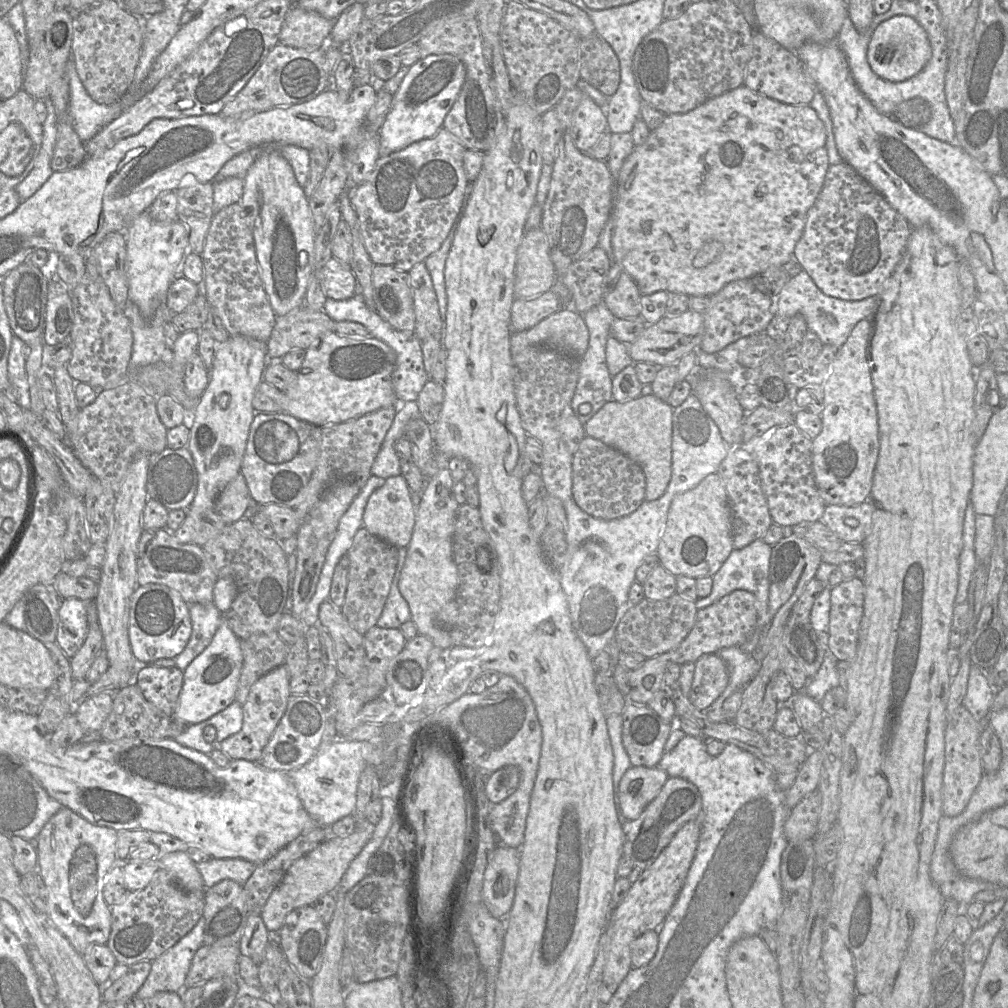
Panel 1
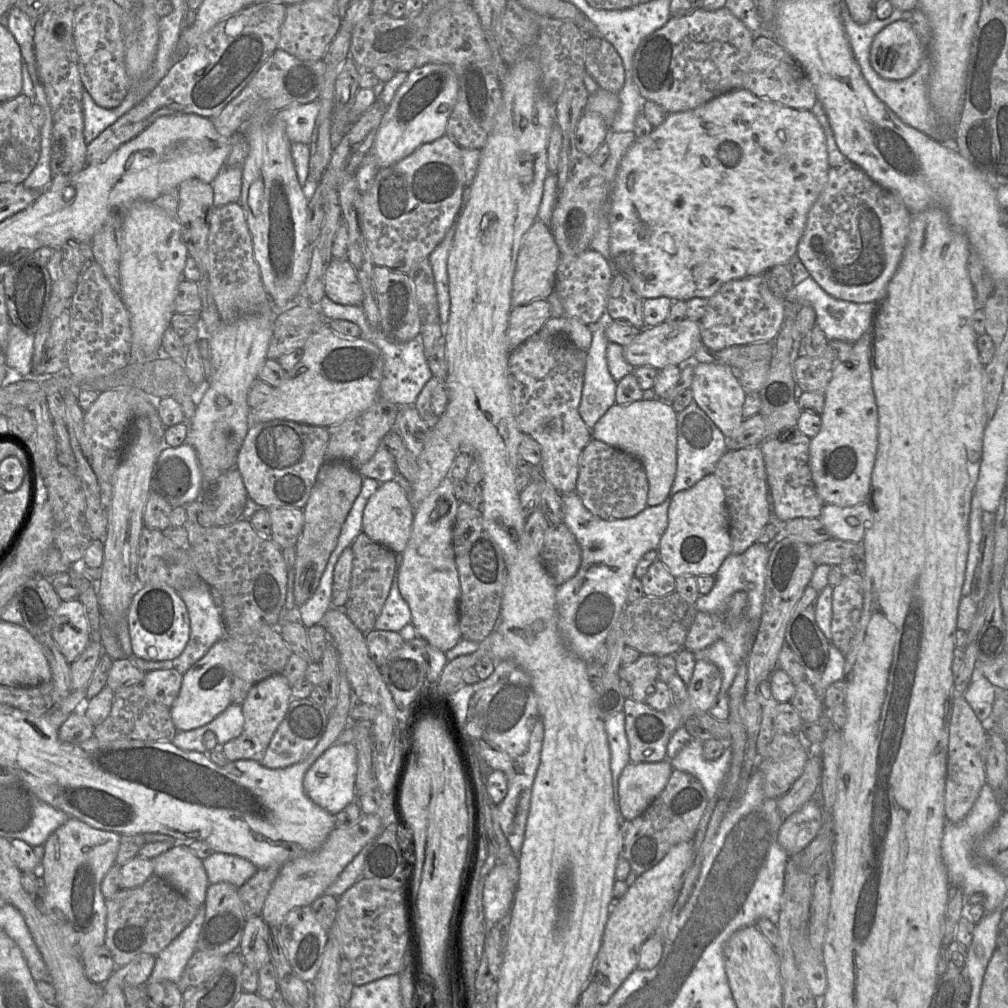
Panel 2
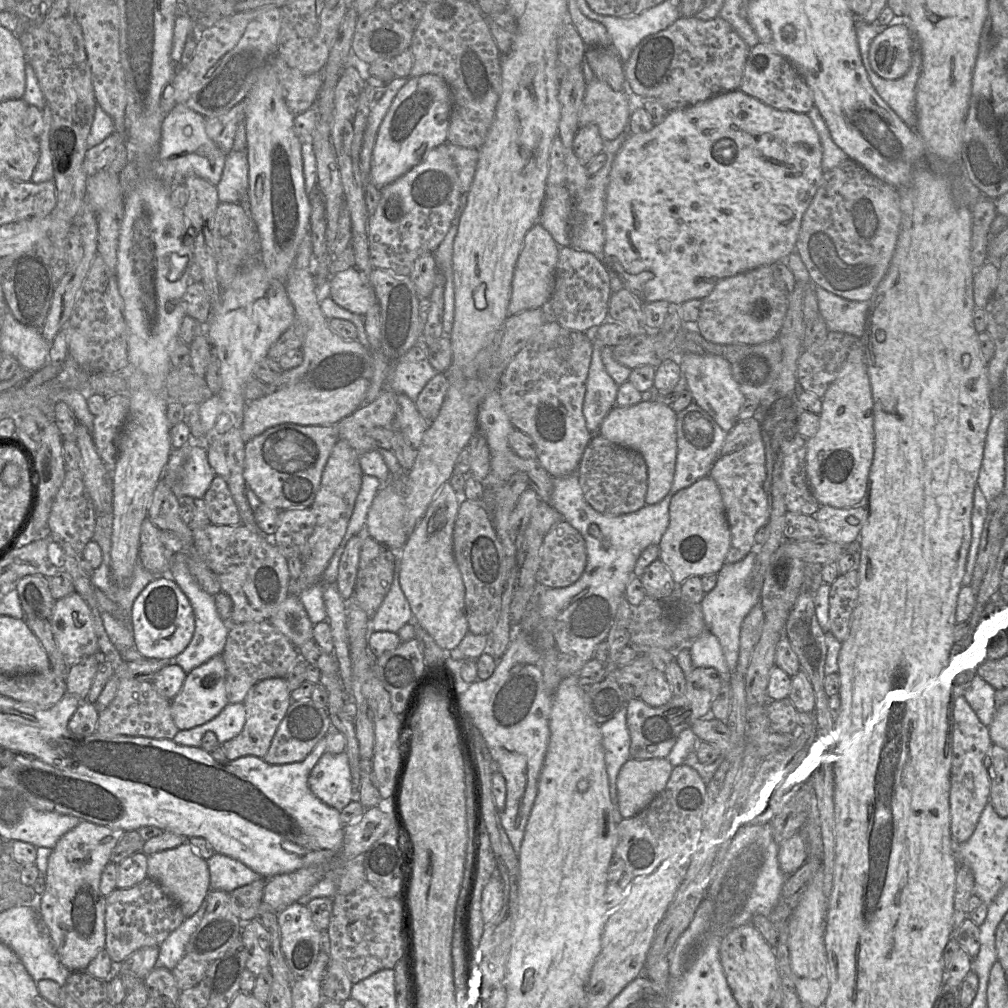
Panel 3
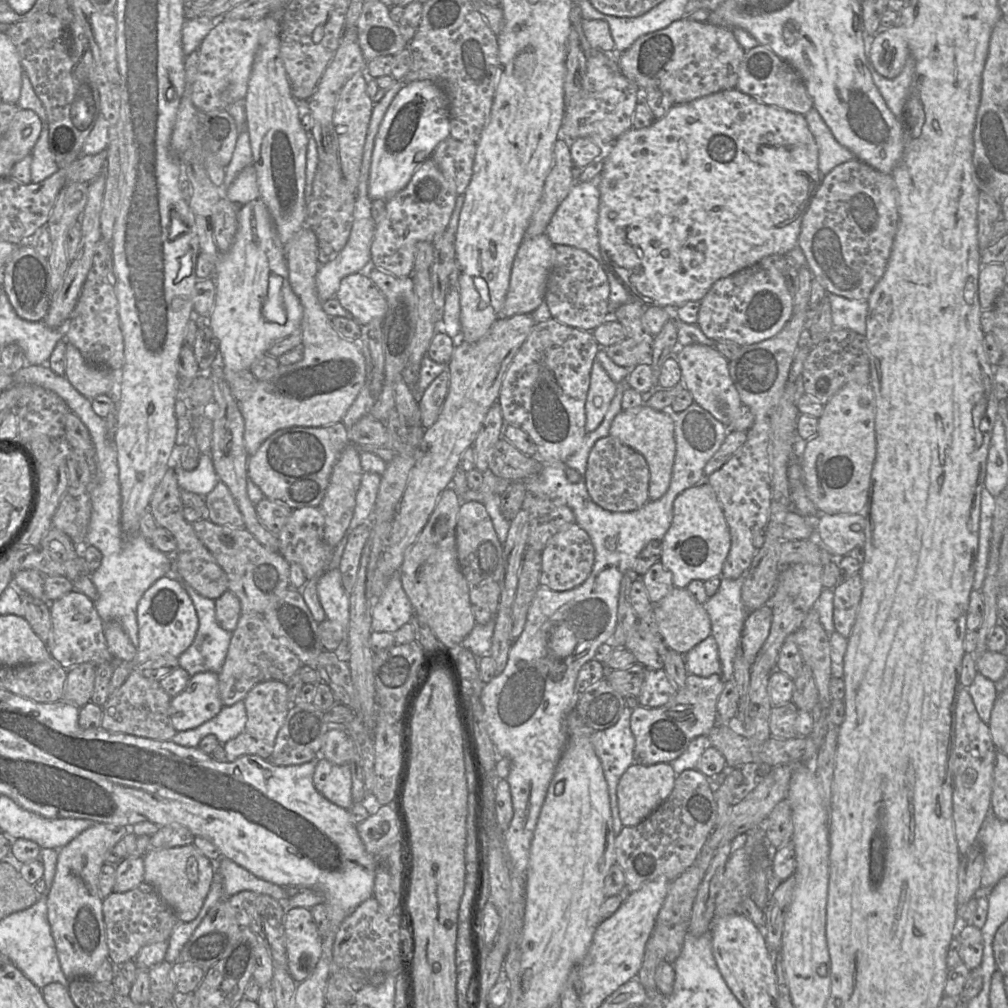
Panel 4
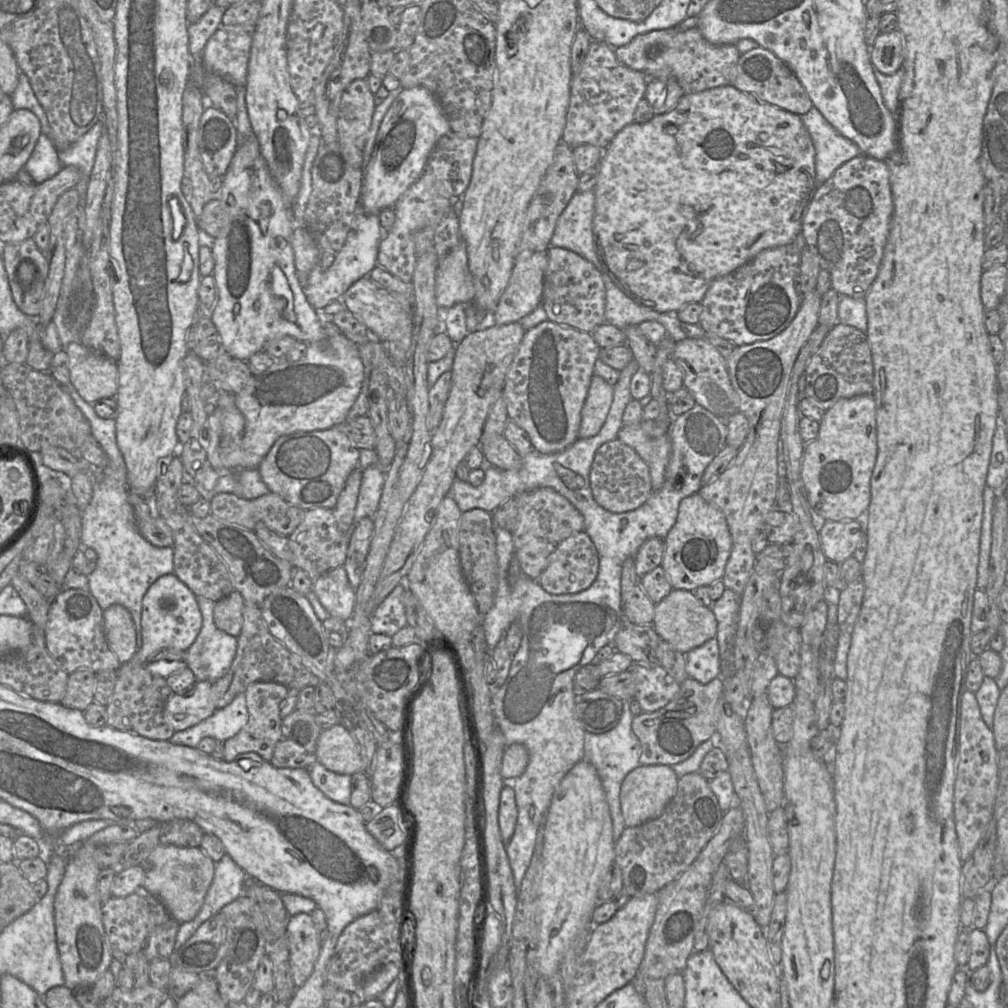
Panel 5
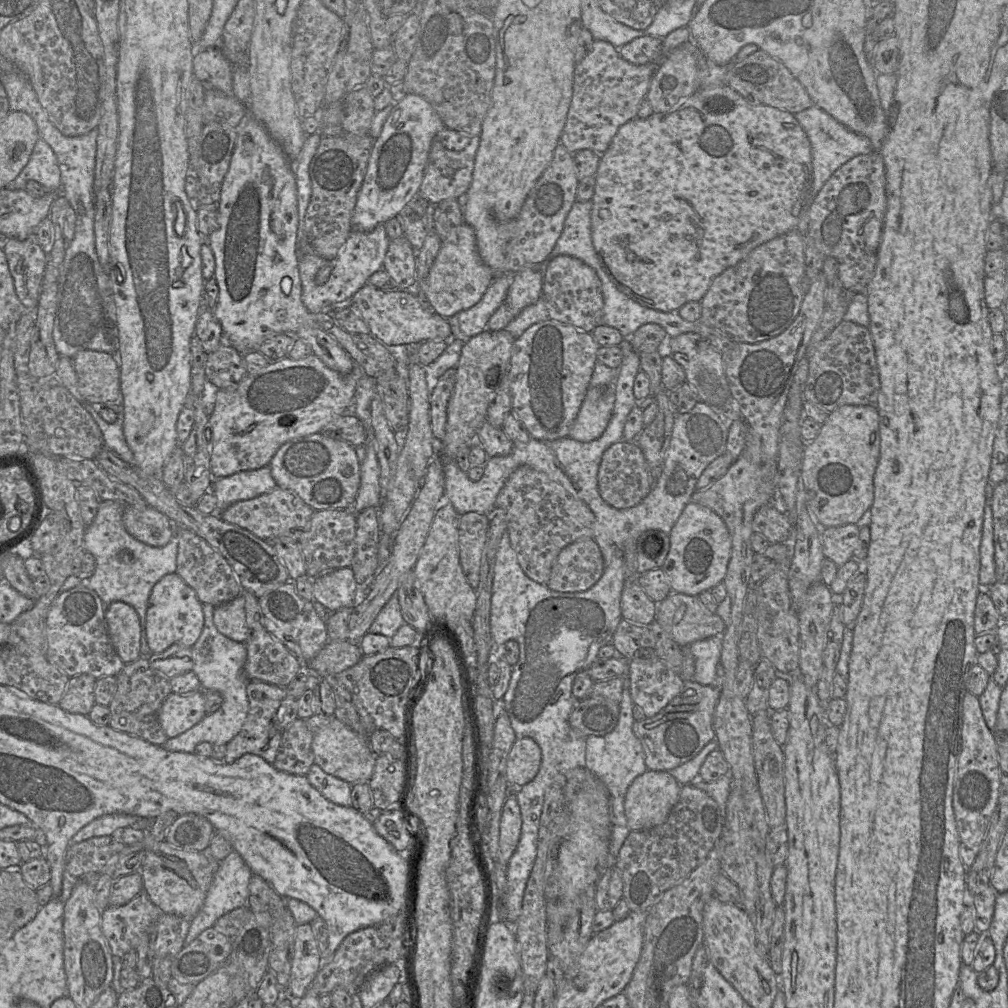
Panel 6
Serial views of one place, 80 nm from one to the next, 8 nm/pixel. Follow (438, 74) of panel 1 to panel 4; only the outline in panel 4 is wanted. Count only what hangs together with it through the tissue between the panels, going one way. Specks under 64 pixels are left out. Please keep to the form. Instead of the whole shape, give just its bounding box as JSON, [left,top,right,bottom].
[368,80,450,201]

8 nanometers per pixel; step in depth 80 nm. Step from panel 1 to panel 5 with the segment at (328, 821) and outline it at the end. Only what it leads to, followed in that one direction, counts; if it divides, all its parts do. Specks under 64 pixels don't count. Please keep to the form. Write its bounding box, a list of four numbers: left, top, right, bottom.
[309,762,351,805]

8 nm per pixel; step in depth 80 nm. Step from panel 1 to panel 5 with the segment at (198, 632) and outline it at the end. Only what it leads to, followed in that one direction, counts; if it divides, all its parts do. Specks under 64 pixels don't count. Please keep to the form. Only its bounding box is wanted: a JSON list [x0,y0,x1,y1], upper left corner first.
[187,596,237,683]

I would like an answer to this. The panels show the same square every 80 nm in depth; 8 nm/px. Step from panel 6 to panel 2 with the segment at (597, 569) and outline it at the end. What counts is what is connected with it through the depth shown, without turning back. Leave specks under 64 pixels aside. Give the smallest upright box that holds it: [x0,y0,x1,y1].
[541,522,582,586]

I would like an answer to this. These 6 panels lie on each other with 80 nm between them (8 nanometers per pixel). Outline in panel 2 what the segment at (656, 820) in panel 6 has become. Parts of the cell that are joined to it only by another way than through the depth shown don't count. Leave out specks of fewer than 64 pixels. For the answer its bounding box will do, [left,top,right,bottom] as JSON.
[618,760,673,821]

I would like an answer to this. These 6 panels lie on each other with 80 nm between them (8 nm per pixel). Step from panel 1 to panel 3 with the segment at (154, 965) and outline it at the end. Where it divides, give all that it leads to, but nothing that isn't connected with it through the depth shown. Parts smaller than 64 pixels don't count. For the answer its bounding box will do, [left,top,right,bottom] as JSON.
[156,898,207,971]

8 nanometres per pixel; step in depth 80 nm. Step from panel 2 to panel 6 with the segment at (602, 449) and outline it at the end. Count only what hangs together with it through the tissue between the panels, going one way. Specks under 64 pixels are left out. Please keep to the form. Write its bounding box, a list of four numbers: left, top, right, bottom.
[598,439,652,509]

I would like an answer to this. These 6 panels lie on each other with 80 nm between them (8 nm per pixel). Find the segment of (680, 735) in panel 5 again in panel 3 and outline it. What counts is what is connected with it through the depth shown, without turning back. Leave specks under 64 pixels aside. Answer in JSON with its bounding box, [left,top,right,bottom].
[626,667,723,760]

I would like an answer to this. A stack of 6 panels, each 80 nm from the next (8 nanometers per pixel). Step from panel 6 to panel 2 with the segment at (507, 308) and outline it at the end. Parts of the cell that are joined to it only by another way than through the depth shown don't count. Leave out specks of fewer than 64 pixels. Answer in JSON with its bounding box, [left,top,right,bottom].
[512,220,561,307]

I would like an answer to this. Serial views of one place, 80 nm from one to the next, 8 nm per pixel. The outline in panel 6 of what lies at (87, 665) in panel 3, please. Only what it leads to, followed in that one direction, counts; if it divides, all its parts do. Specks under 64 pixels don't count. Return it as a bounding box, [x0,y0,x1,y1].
[58,674,96,716]

